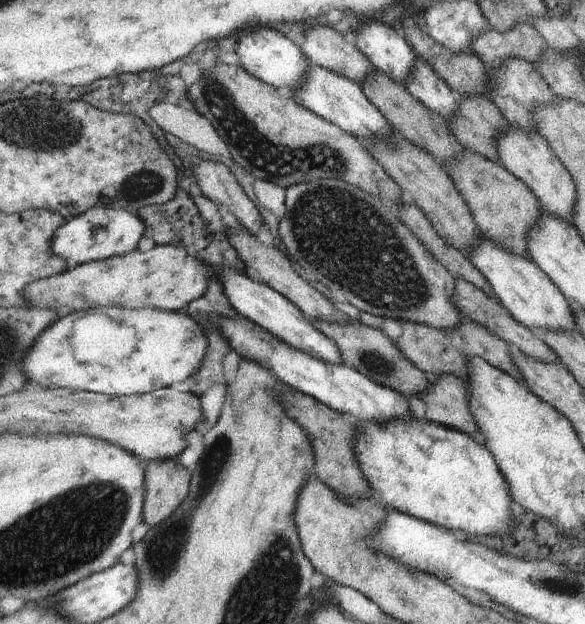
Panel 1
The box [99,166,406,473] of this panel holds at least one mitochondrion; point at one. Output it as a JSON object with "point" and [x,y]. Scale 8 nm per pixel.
{"point":[138,185]}

